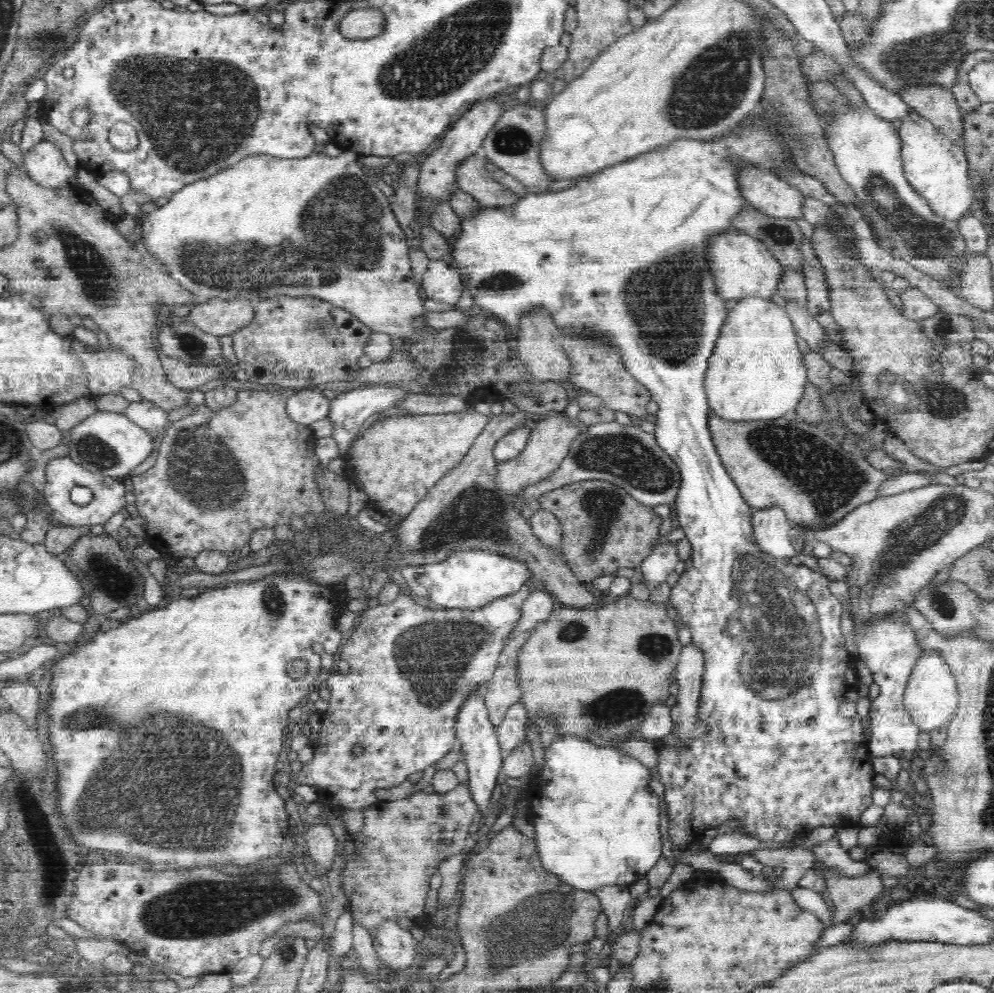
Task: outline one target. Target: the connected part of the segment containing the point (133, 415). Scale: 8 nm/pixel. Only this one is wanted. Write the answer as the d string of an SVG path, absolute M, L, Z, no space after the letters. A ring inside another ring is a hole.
M144 399L142 402L130 402L124 413L134 424L147 429L153 439L164 436L170 426L168 413Z

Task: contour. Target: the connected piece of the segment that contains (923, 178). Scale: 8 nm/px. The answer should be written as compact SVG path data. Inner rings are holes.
M916 111L902 118L898 135L903 171L911 188L928 201L932 213L945 220L959 221L978 196L976 180L970 177L963 147L958 143L952 143L930 120L920 116Z

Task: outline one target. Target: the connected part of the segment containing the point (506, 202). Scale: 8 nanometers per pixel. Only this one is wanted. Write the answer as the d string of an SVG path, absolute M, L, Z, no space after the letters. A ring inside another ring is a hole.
M474 154L462 160L455 170L462 191L472 195L480 204L491 208L510 208L520 202L519 196L494 181L486 170L486 158Z

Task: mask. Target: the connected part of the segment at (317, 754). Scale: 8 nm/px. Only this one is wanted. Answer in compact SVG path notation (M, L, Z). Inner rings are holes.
M522 586L518 592L514 592L508 596L502 596L492 600L488 604L476 609L431 609L424 607L420 603L416 603L414 599L410 599L409 595L398 595L388 606L377 605L372 610L366 610L366 614L362 615L362 622L357 626L358 630L350 636L346 644L340 648L340 660L348 662L350 670L348 674L338 673L336 670L325 675L326 686L330 689L330 706L323 714L322 727L319 730L319 742L313 748L313 760L303 765L301 771L295 776L297 784L308 784L316 788L318 800L324 805L329 805L336 809L352 808L360 809L376 802L374 790L378 788L394 788L402 784L404 780L408 780L410 774L423 771L426 766L434 765L438 760L444 758L447 753L457 748L458 740L455 735L456 719L459 718L460 711L463 710L464 703L467 702L468 696L472 696L472 692L478 690L480 682L490 681L492 674L495 674L498 666L498 659L501 650L505 647L507 636L513 631L518 620L520 620L522 612L522 603L528 598L530 588ZM360 745L364 749L360 756L354 756L353 750Z

